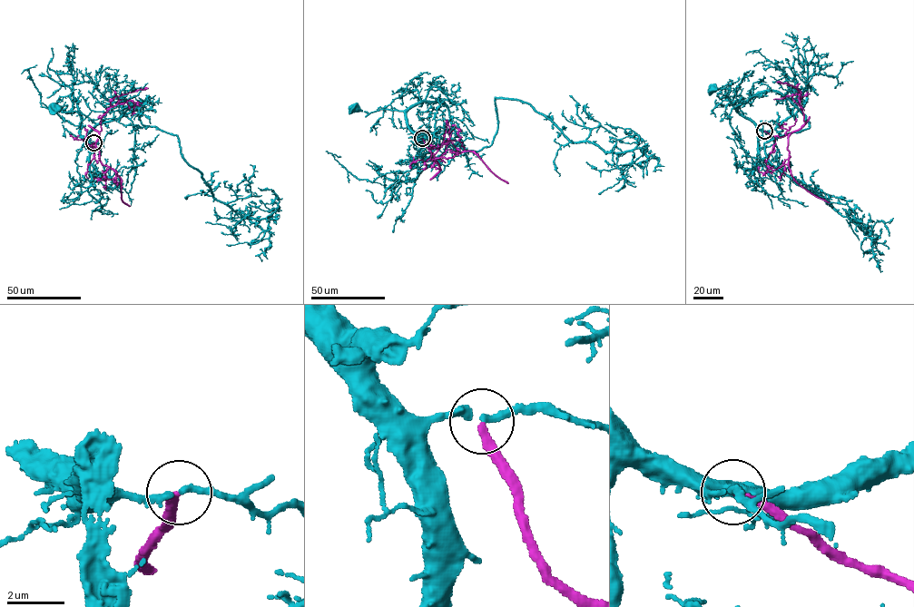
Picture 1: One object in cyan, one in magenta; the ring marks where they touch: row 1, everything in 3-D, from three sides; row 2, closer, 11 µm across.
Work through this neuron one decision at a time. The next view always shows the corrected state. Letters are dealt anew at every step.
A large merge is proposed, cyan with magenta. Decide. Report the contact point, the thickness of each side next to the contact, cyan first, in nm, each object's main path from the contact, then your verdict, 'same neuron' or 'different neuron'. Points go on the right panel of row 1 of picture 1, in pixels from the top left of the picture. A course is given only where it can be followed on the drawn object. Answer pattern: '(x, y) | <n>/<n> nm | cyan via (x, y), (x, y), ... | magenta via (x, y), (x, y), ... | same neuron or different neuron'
(764, 131) | 190/240 nm | cyan via (764, 131), (735, 110), (723, 94), (724, 89), (713, 90) | magenta via (764, 131), (782, 137), (805, 123), (799, 102), (800, 92), (793, 86), (777, 81) | different neuron

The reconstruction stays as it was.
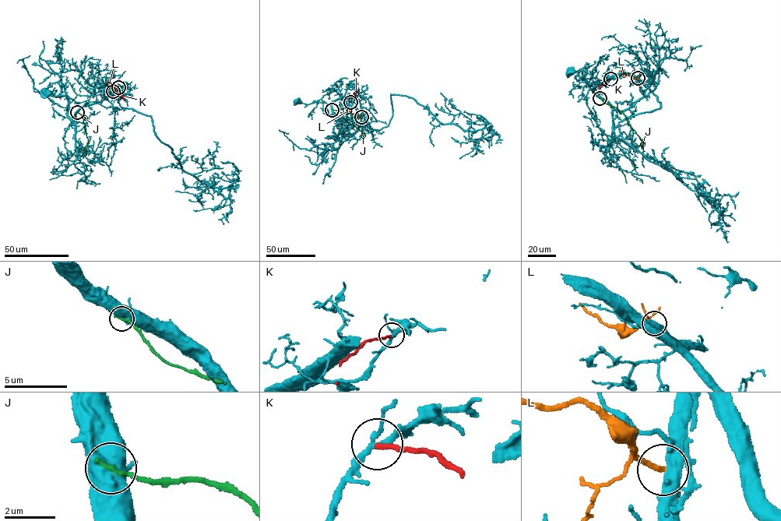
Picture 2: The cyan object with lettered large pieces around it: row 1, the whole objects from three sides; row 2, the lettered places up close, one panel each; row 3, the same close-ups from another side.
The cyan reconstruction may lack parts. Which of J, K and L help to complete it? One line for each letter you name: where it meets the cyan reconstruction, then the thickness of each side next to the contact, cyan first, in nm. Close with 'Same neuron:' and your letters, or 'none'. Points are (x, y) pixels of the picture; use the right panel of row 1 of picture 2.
Same neuron: none

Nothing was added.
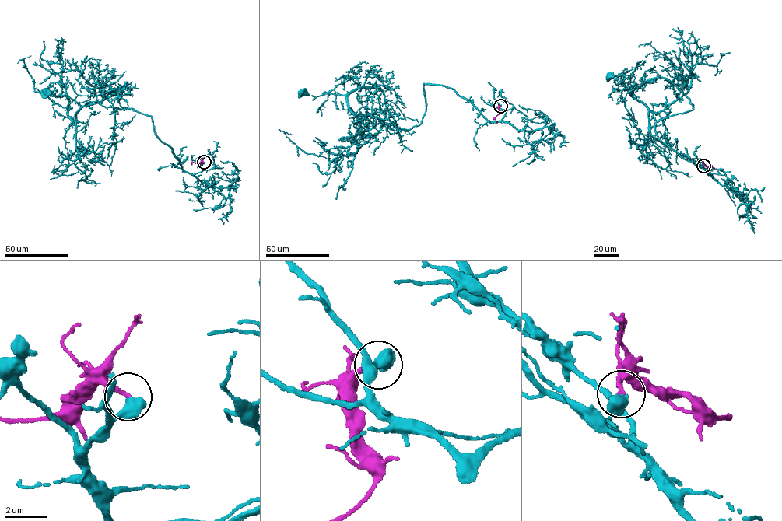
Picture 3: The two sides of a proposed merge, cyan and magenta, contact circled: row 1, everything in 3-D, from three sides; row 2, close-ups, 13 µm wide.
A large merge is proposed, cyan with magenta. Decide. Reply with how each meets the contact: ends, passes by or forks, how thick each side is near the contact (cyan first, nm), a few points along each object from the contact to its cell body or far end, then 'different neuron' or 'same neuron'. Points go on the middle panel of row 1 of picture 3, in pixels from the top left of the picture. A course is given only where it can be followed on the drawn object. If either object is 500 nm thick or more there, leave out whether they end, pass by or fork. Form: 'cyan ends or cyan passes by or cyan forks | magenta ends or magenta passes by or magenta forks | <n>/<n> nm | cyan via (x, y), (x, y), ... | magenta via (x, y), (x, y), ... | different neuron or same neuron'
650/200 nm | cyan via (500, 106), (503, 118), (489, 121), (452, 89), (423, 83), (422, 123), (401, 129), (380, 89), (303, 93) | magenta via (500, 106), (499, 113), (495, 118), (497, 124) | same neuron

